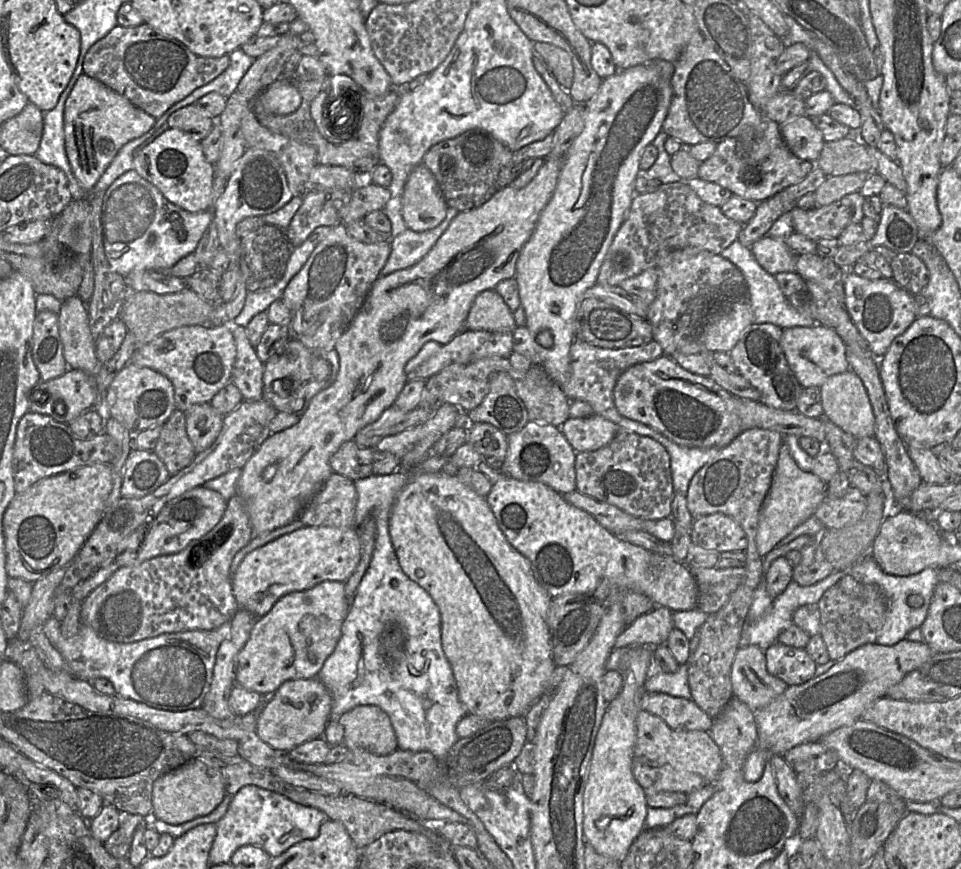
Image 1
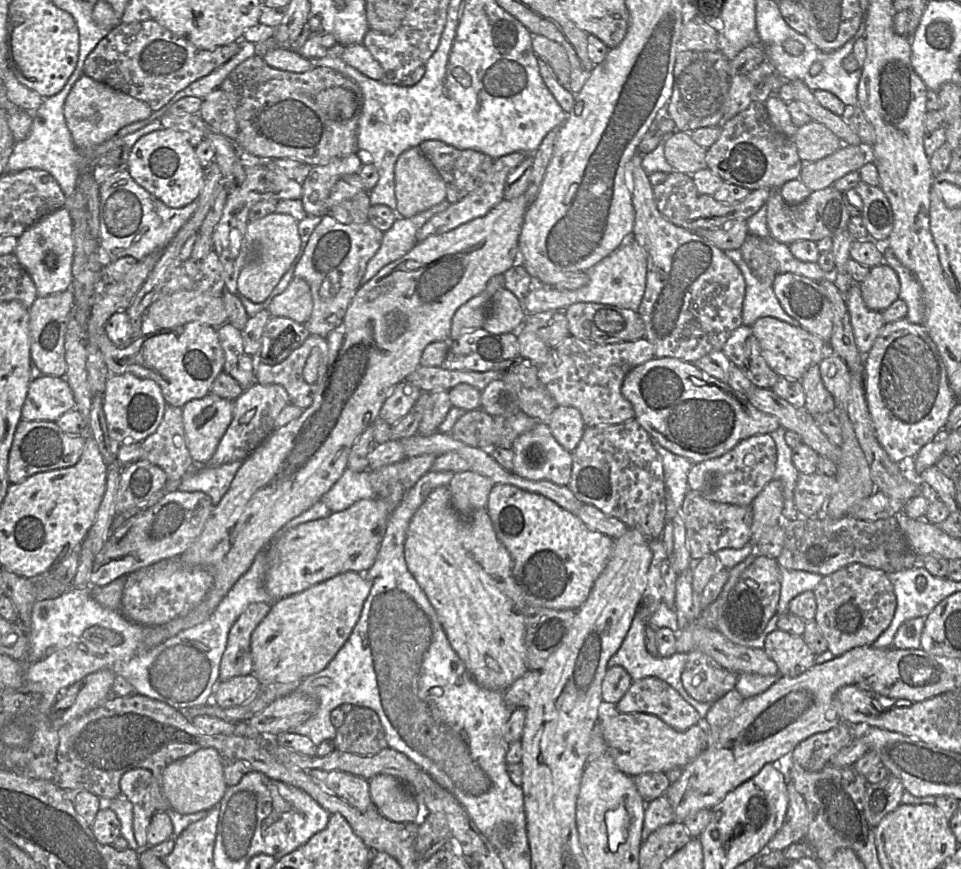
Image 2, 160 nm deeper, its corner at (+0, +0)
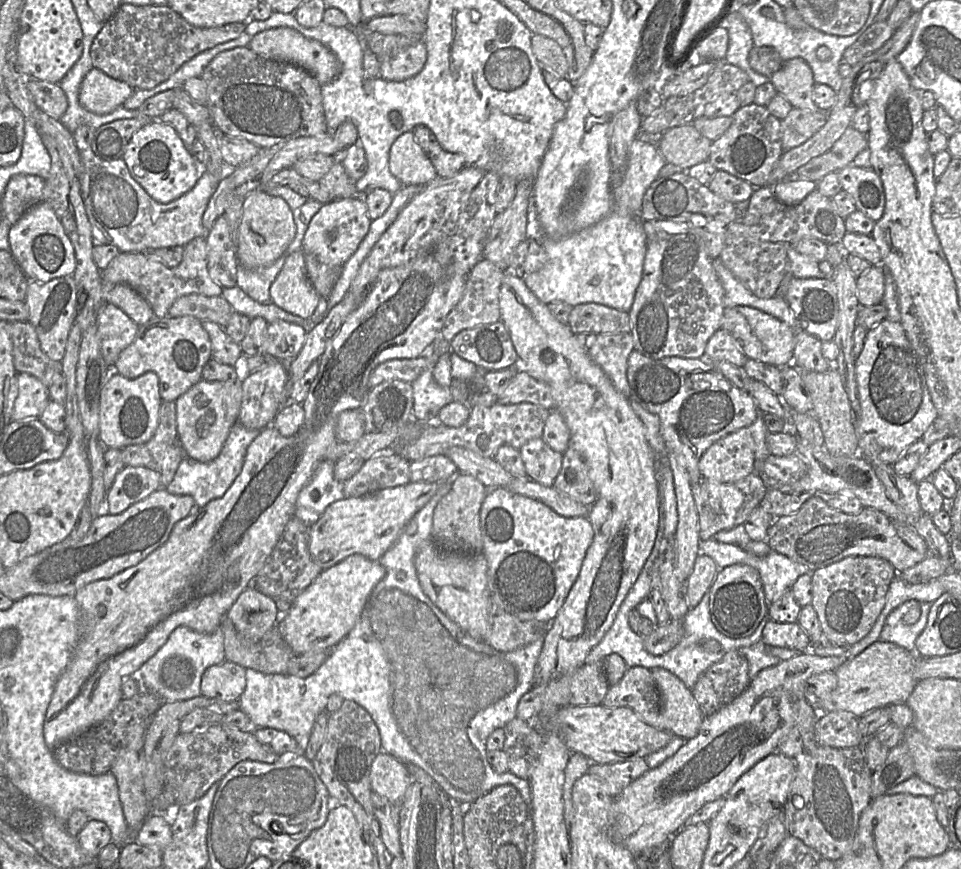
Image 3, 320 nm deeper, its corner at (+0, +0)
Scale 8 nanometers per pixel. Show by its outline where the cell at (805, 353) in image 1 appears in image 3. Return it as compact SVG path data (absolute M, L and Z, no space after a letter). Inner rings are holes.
M750 306L726 307L721 320L721 328L727 331L738 343L748 359L760 361L776 367L790 365L793 362L795 333L777 318Z

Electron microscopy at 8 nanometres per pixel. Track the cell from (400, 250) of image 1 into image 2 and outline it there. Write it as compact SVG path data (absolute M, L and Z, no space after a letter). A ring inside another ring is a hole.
M443 200L438 205L429 208L413 217L397 217L390 229L383 233L380 248L367 264L360 284L368 282L384 266L402 258L417 243L417 233L434 215L445 211L450 203Z

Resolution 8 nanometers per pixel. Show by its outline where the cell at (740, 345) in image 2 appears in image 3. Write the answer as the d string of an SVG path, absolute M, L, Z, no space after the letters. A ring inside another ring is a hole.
M723 329L717 330L710 337L705 348L704 356L708 361L727 361L742 368L748 359L736 340Z

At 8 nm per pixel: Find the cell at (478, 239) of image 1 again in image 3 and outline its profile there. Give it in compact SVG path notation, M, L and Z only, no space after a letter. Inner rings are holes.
M422 256L406 265L382 270L364 300L346 318L339 331L328 342L319 360L319 370L311 384L308 396L301 404L305 414L303 424L299 430L290 437L284 437L274 426L268 426L262 429L258 436L248 446L241 472L223 496L211 500L203 507L197 507L190 515L178 521L174 525L167 541L135 566L129 567L111 578L89 583L74 594L74 598L79 606L78 640L68 666L59 676L55 684L45 714L43 734L46 745L50 750L54 750L65 741L101 723L123 699L121 692L122 682L130 676L137 676L140 667L165 644L170 634L177 627L186 626L204 634L213 633L221 627L222 620L232 604L248 586L252 585L254 577L261 570L281 538L286 524L295 513L299 492L309 482L318 464L322 460L326 460L325 453L327 449L337 440L335 429L339 415L346 410L362 408L371 390L368 385L369 377L378 365L392 359L418 358L436 338L441 336L441 330L447 315L462 298L466 277L467 275L447 274L441 265L431 256Z

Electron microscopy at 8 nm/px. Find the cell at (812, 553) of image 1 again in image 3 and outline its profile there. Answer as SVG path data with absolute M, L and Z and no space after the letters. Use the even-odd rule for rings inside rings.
M816 495L796 512L777 518L768 531L767 543L772 551L807 566L811 572L849 556L875 556L889 561L899 573L926 557L898 536L895 522L885 513L864 507L857 514L847 514L829 507Z

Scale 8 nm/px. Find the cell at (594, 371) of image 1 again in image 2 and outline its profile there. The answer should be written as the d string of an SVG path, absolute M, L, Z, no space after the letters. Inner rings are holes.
M568 335L557 346L550 348L547 361L539 366L538 378L558 406L574 407L580 412L585 427L621 424L633 419L635 415L632 404L621 393L623 380L634 367L654 357L654 348L646 338L632 342L599 345Z

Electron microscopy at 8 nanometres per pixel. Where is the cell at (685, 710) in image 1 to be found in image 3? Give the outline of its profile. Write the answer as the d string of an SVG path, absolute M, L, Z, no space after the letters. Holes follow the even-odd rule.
M628 668L617 684L609 686L601 705L607 708L628 707L649 726L667 731L660 694L647 668Z

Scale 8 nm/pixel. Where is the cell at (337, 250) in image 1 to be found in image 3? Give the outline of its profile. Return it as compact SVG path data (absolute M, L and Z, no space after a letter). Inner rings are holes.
M363 196L334 199L322 206L311 220L305 234L302 251L314 254L329 266L342 266L356 252L360 243L367 235L371 219Z

